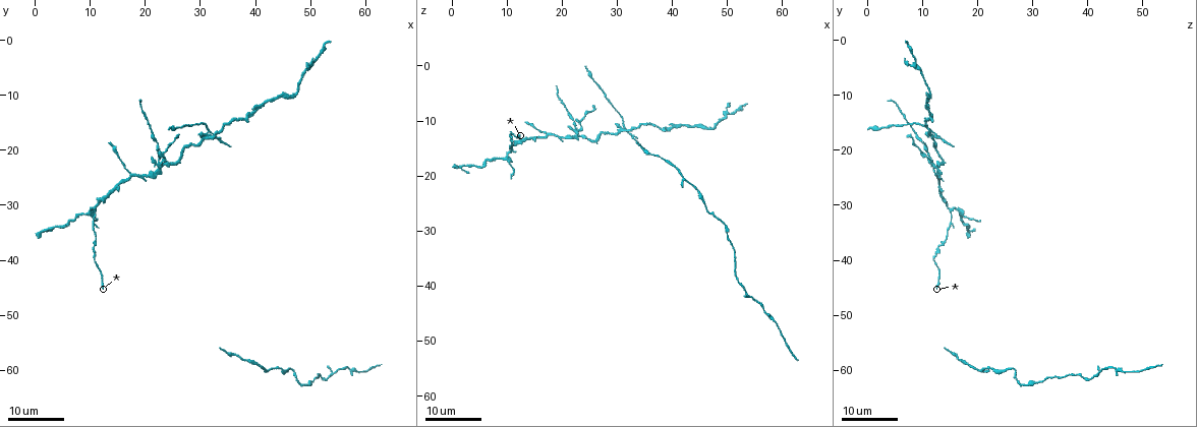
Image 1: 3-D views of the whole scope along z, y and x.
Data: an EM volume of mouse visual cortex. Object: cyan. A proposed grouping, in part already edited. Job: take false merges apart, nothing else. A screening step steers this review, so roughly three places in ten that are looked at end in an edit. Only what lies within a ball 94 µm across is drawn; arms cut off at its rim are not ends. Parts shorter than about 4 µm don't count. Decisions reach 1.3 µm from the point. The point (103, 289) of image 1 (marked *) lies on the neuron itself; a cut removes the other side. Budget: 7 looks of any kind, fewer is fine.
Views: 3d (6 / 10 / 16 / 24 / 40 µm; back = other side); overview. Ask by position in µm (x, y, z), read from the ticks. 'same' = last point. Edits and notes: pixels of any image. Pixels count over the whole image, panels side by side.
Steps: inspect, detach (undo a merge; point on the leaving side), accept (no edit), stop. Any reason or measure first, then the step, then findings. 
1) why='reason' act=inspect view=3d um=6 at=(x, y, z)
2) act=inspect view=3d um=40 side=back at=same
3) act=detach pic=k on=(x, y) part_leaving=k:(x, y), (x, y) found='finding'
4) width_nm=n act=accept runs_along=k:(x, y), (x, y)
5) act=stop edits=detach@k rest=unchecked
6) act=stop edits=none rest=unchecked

why='looks like a crossing' act=inspect view=3d um=16 at=(22.5, 23.0, 12.0)

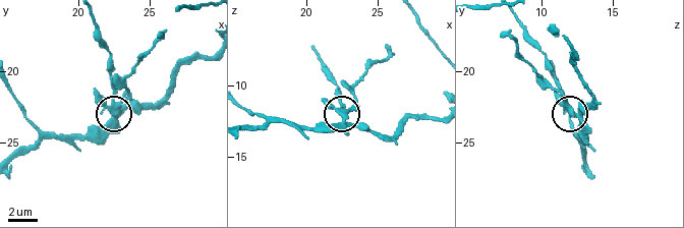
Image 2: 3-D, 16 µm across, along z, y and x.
act=inspect view=3d um=10 at=(22.8, 23.0, 12.2)

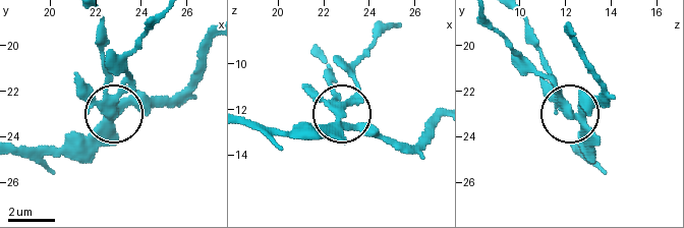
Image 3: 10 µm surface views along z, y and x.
arms=4 act=detach pic=3 on=(120, 90) part_leaving=3:(110, 112), (105, 21) found='a second neuron is stuck on'

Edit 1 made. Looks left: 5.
why='small branch off a trunk' act=inspect view=3d um=16 at=(17.0, 24.0, 12.0)

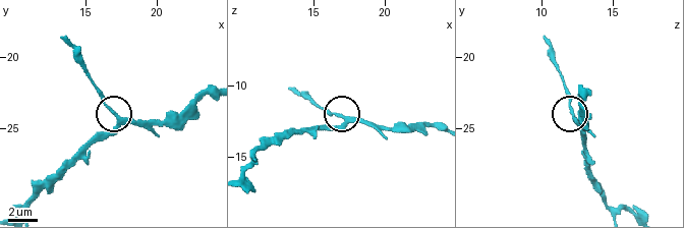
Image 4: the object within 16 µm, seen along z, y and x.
act=inspect view=3d um=6 at=(17.6, 24.2, 12.4)

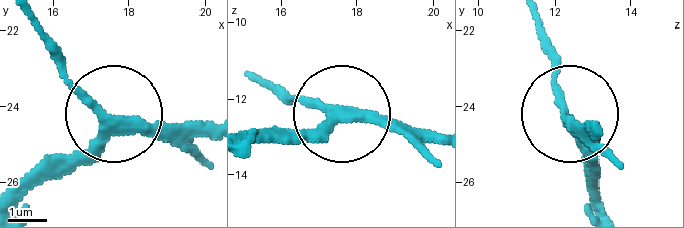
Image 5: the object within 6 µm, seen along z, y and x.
width_nm=260 act=detach pic=5 on=(60, 76) part_leaving=5:(98, 105), (37, 20) found='two neurons meet here'

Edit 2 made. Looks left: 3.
act=stop edits=detach@3,detach@5 rest=unchecked

